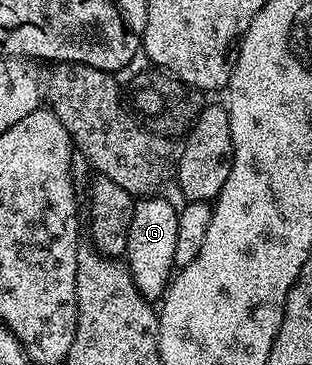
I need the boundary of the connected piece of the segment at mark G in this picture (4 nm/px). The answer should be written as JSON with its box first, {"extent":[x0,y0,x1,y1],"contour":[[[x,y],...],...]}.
{"extent":[125,196,179,302],"contour":[[[145,196],[133,206],[131,228],[128,229],[128,248],[125,263],[140,294],[150,302],[160,299],[169,285],[174,269],[176,237],[179,224],[178,207],[162,196]]]}

